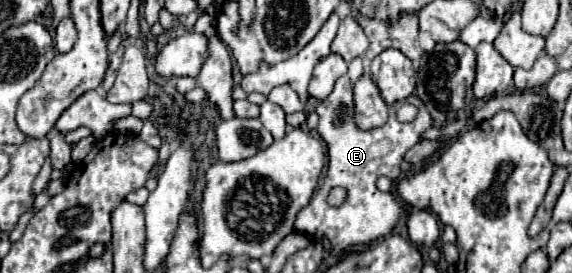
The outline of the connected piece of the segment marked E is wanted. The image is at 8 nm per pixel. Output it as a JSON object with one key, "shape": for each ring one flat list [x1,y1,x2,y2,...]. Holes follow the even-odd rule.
{"shape":[[358,57,350,63,348,73,336,81,334,91,316,107,316,113,320,117,318,133,328,145,328,173,322,189,312,197,310,205,306,205,298,213,298,219,294,223,294,229,298,233,306,233,314,241,328,239,334,251,344,251,352,245,368,245,392,233,392,229,400,221,402,205,394,193,378,191,376,181,380,177,390,177,392,181,396,181,400,177,400,163,404,159,404,153,412,149,422,139,422,133,434,125,430,113,426,111,418,95,410,95,408,103,418,107,418,117,412,123,396,121,394,111,394,115,390,115,390,131,360,131,354,123,352,89,362,73,364,67,362,59],[332,187,346,189,346,199,340,207,330,207,326,201,328,191]]}

